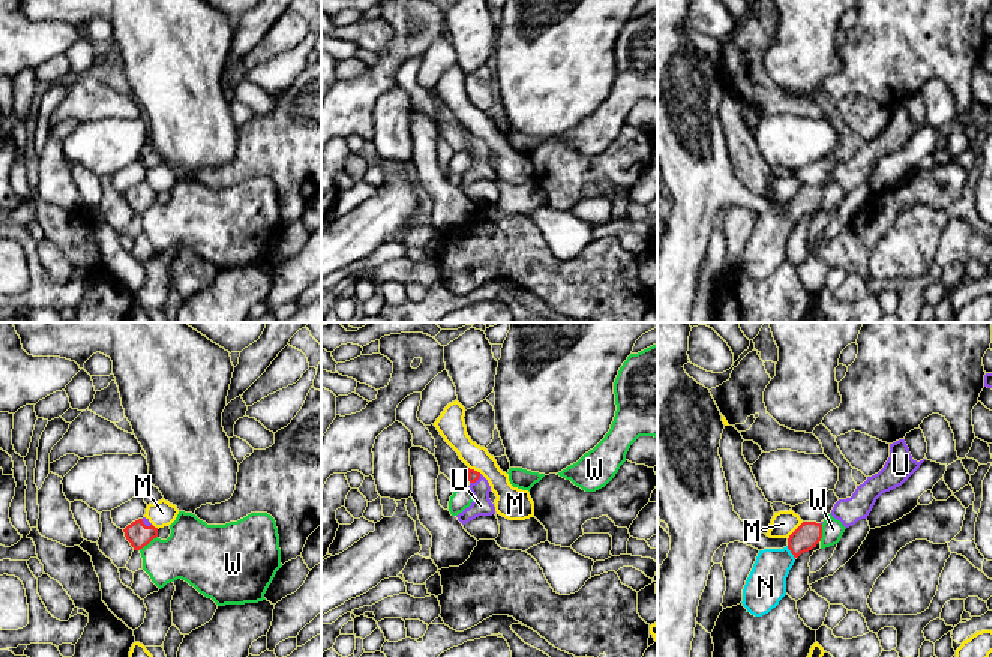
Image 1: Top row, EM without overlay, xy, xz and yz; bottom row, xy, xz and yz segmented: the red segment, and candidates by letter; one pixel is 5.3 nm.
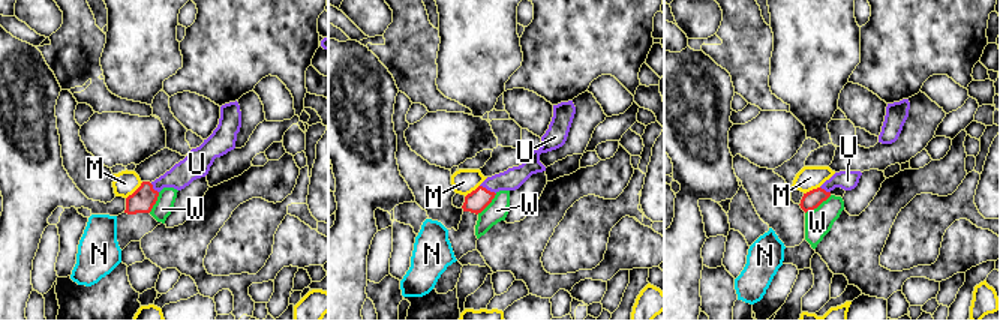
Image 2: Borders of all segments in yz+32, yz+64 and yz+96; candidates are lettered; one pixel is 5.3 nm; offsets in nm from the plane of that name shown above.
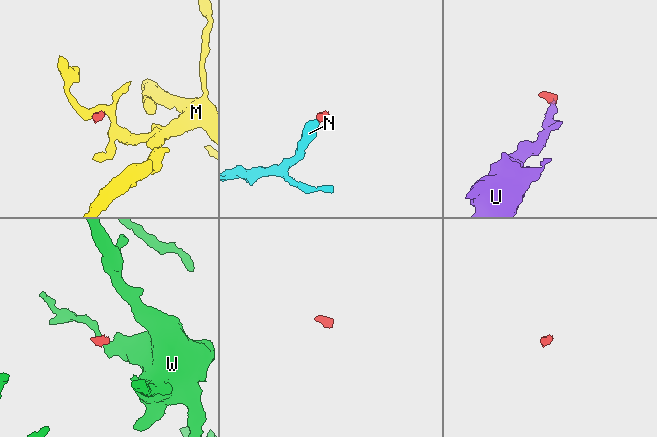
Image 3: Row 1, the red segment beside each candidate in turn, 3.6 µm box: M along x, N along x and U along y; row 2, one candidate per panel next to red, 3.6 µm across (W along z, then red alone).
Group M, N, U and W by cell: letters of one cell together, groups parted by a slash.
M / N U / W

